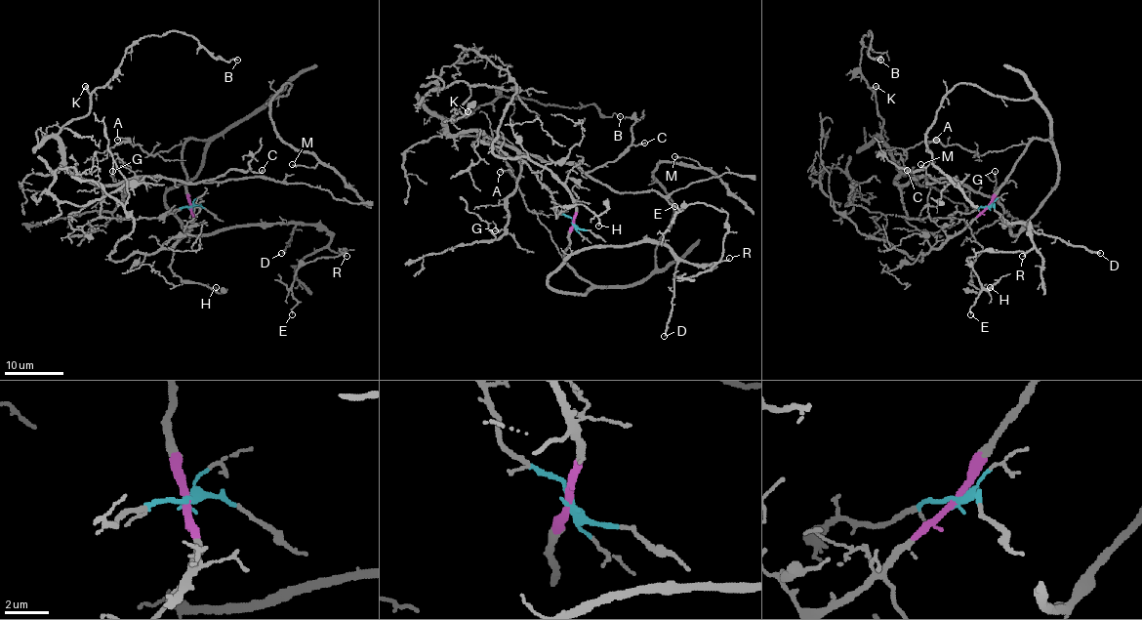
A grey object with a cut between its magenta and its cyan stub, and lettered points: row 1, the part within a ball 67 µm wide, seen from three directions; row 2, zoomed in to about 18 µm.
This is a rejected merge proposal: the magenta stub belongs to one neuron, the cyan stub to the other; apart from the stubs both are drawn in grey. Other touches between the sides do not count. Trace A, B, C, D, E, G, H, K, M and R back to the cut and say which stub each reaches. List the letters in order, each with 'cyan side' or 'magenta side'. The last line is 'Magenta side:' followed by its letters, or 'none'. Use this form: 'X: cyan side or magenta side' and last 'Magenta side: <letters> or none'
A: magenta side
B: cyan side
C: cyan side
D: magenta side
E: magenta side
G: cyan side
H: magenta side
K: cyan side
M: magenta side
R: magenta side
Magenta side: A, D, E, H, M, R

